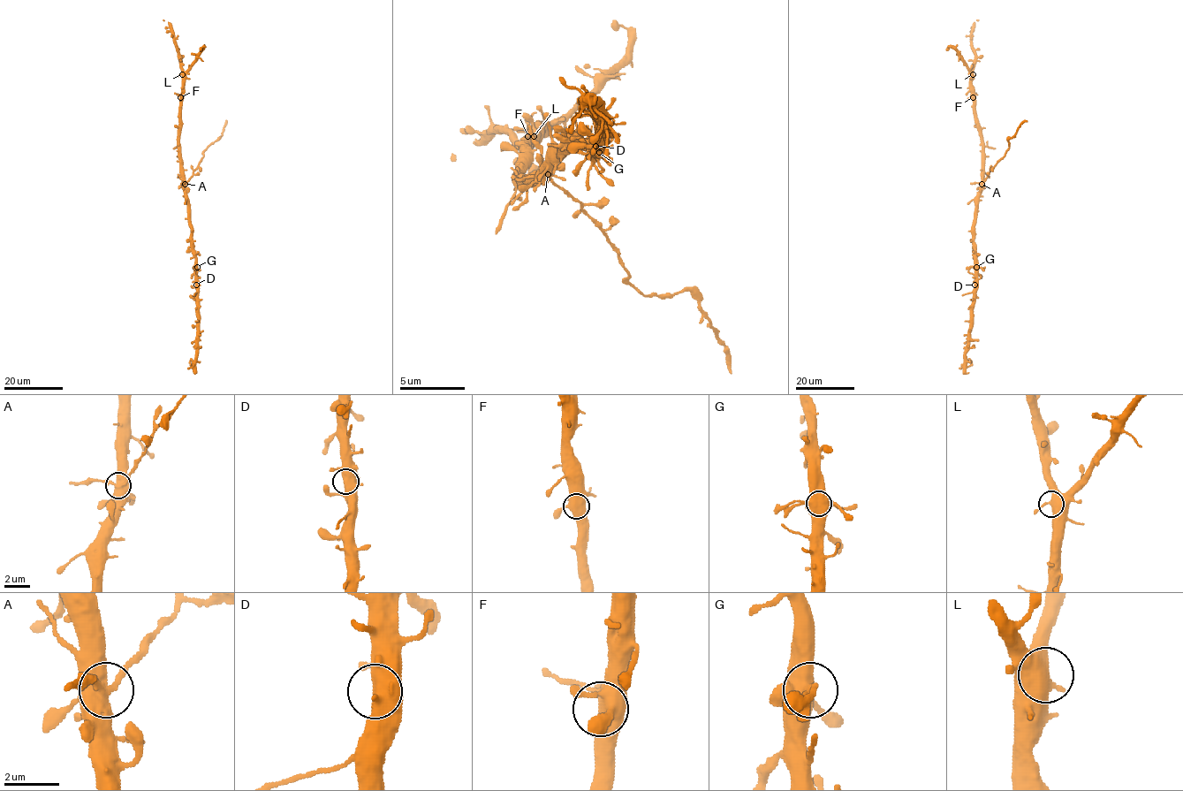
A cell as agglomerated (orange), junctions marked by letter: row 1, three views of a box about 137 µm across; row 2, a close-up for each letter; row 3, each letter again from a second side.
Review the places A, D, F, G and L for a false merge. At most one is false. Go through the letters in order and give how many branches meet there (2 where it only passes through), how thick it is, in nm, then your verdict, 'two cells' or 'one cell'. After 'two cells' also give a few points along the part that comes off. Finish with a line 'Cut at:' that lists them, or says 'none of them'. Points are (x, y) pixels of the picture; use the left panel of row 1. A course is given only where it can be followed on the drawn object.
A: branches 5; calibre 600 nm; two cells; course (185, 184), (204, 151), (222, 134), (227, 120)
D: branches 3; calibre 460 nm; one cell
F: branches 6; calibre 550 nm; one cell
G: branches 3; calibre 550 nm; one cell
L: branches 3; calibre 550 nm; one cell
Cut at: A

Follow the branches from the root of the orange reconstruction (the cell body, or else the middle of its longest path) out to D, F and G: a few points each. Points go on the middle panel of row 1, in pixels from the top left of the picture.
D: (550, 162), (572, 139), (576, 142), (595, 146)
F: (550, 162), (534, 178), (524, 178), (521, 175), (521, 152), (527, 136)
G: (550, 162), (572, 139), (576, 142), (586, 142), (599, 152)

